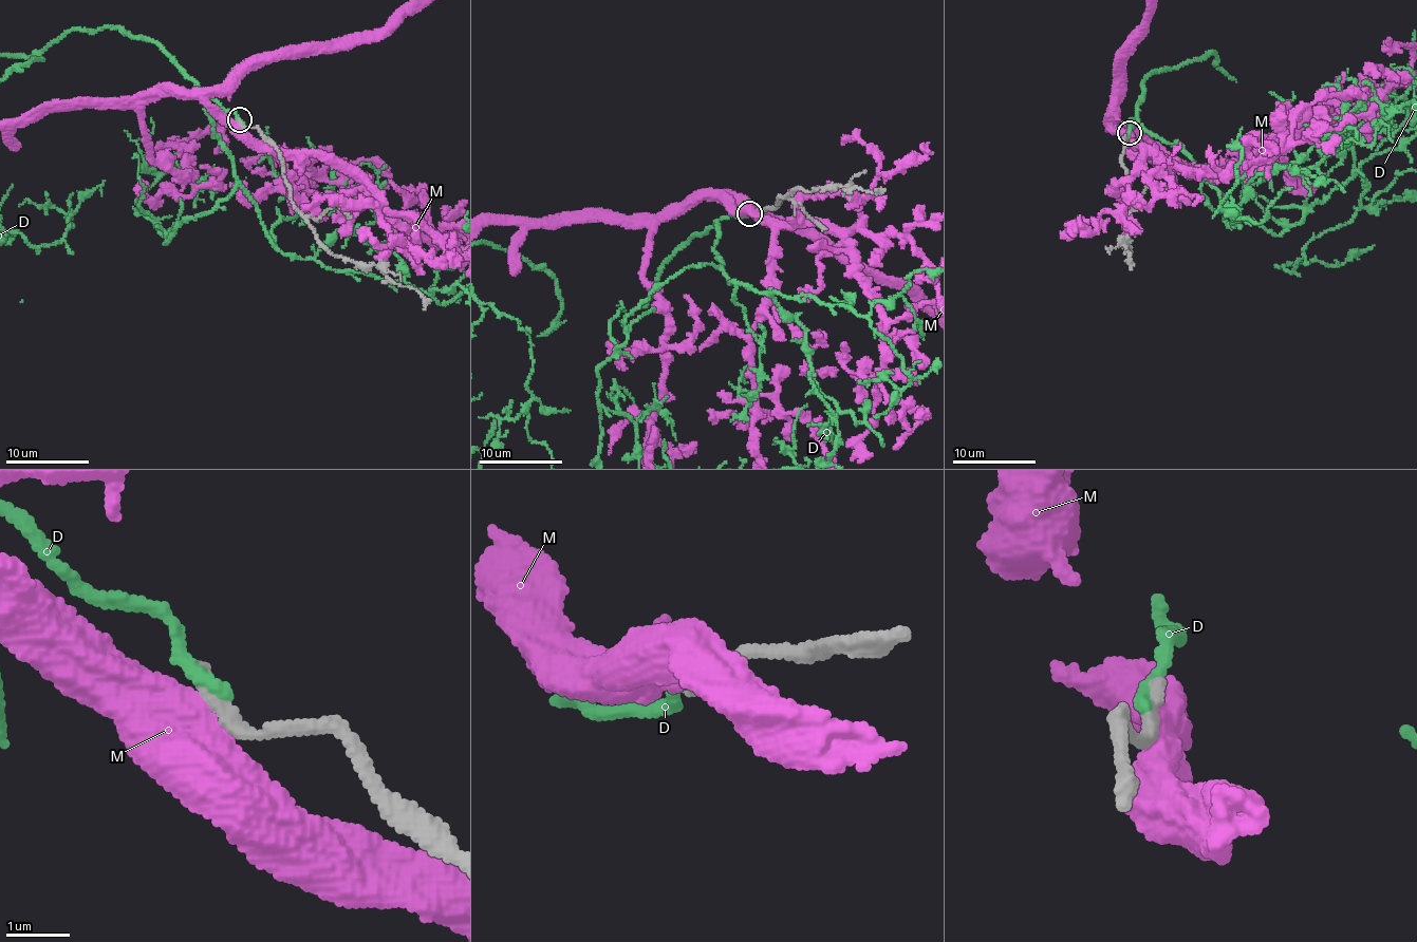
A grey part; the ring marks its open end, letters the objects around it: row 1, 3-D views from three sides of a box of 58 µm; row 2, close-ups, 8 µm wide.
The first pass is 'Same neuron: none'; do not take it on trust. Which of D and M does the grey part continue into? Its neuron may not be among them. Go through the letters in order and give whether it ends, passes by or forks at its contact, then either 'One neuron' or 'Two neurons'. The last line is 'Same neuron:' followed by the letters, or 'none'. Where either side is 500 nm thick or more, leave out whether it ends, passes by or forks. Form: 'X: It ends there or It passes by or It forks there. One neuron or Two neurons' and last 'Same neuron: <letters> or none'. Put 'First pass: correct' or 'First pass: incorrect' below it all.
D: It ends there. Two neurons
M: Two neurons
Same neuron: none
First pass: correct

